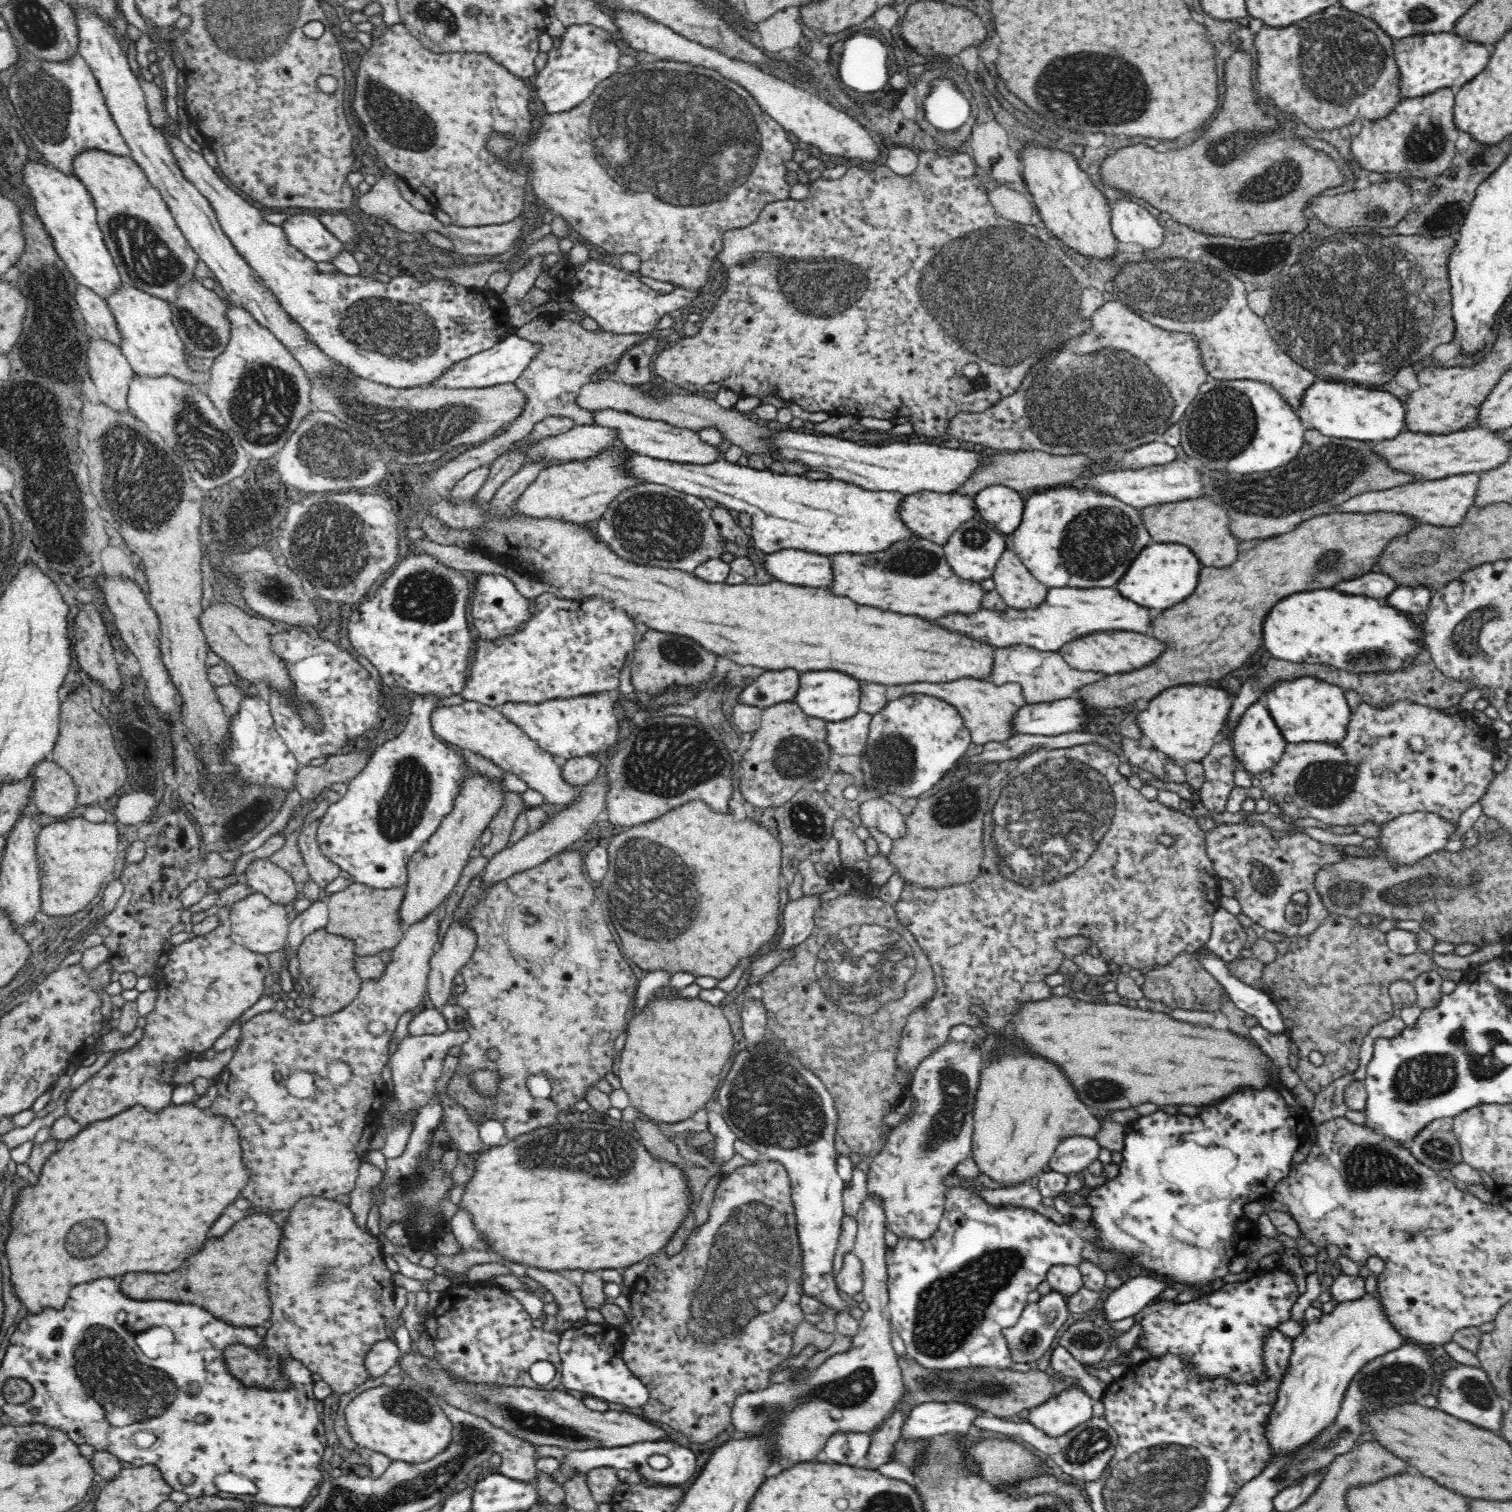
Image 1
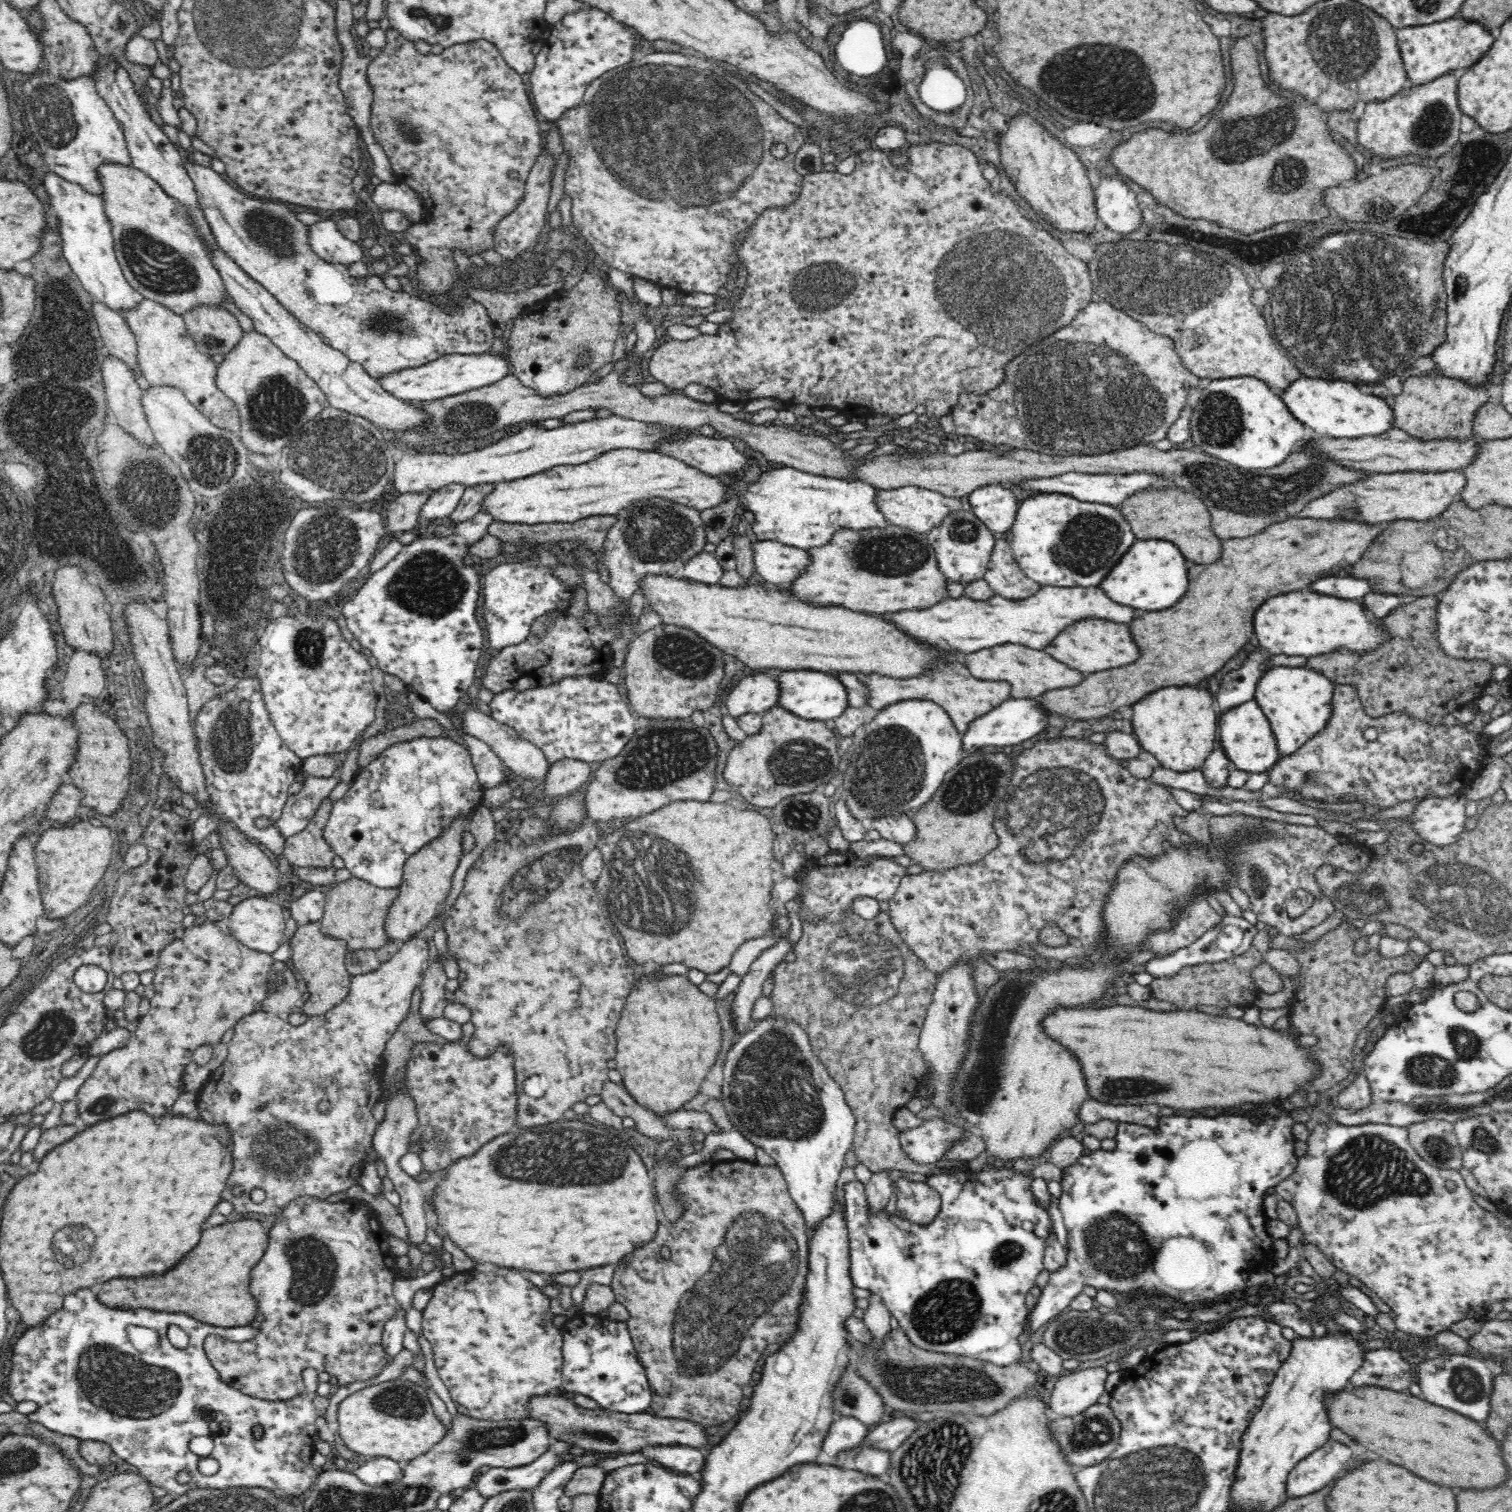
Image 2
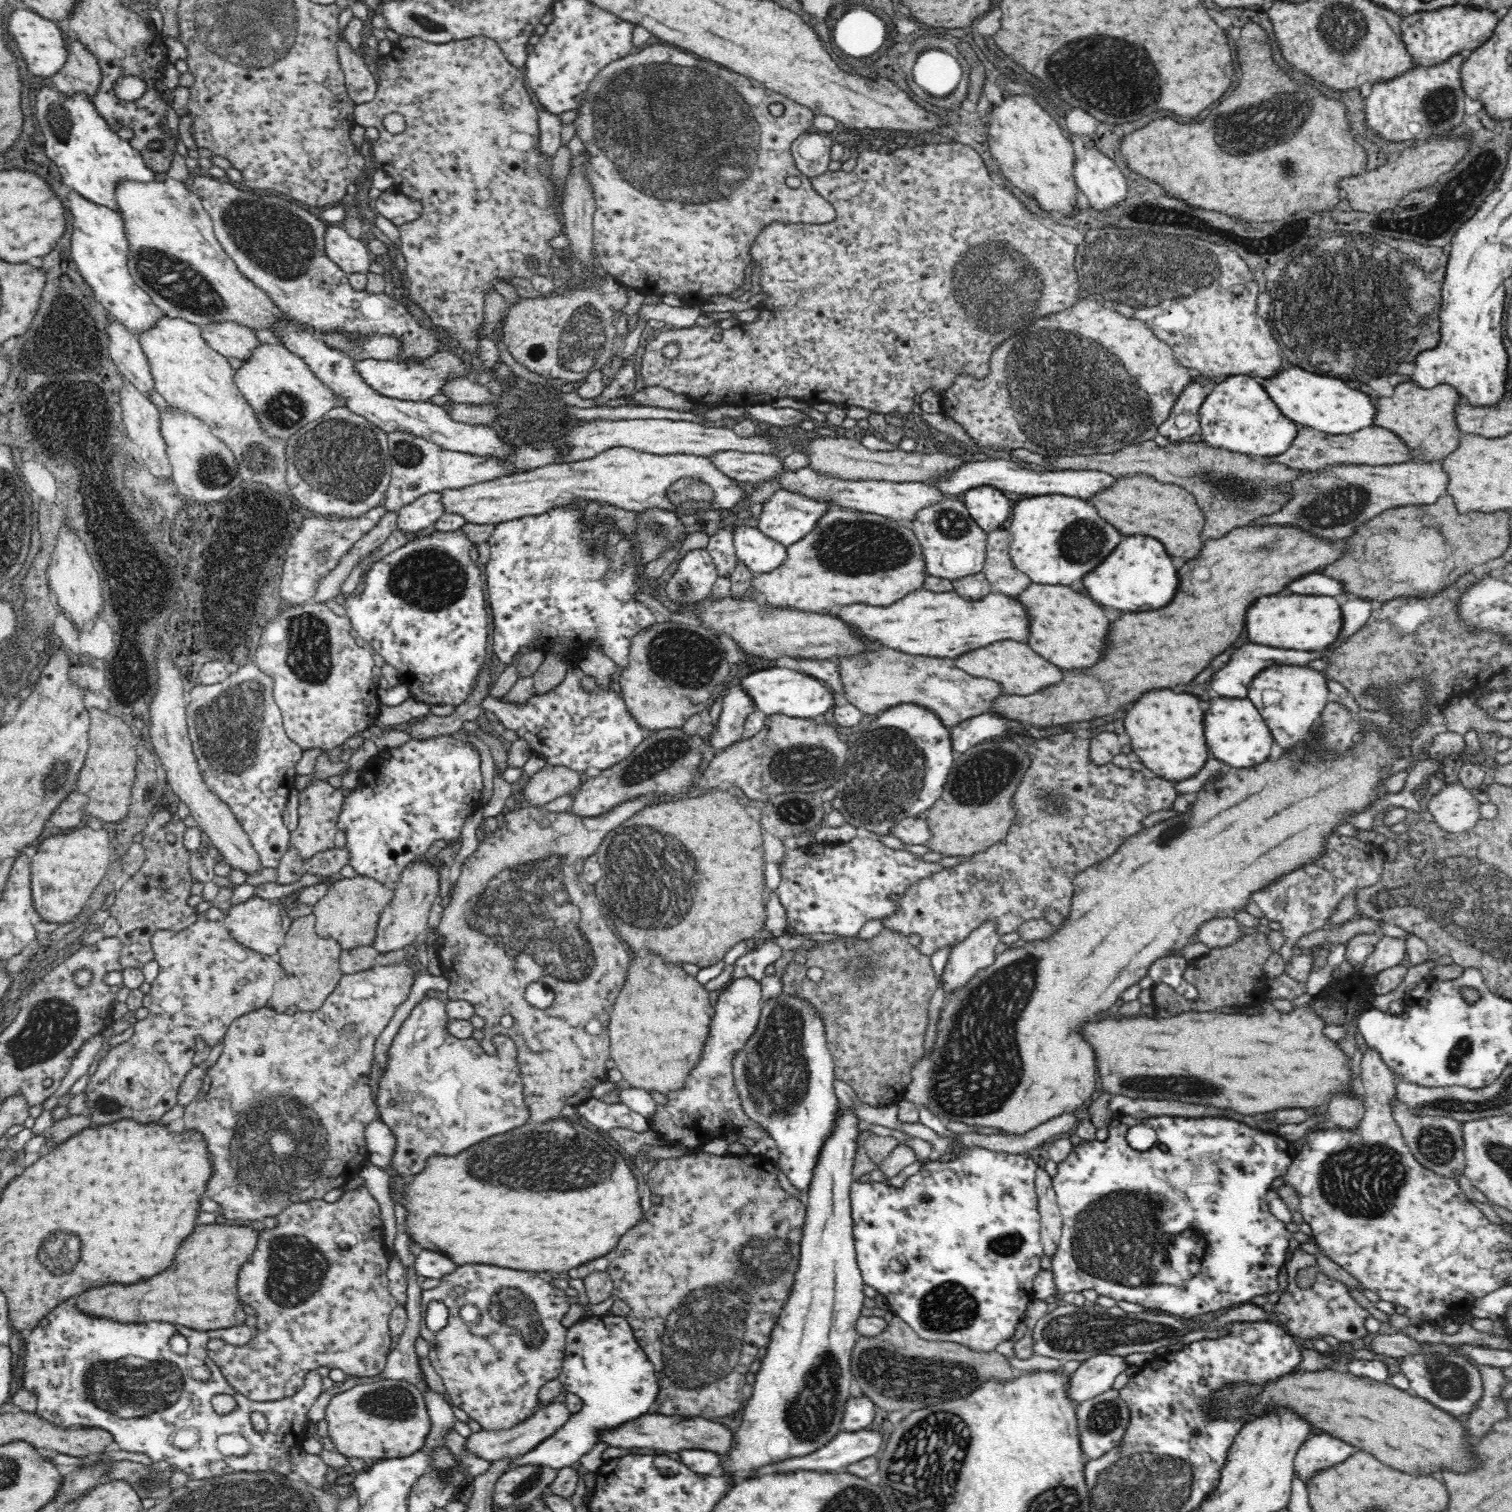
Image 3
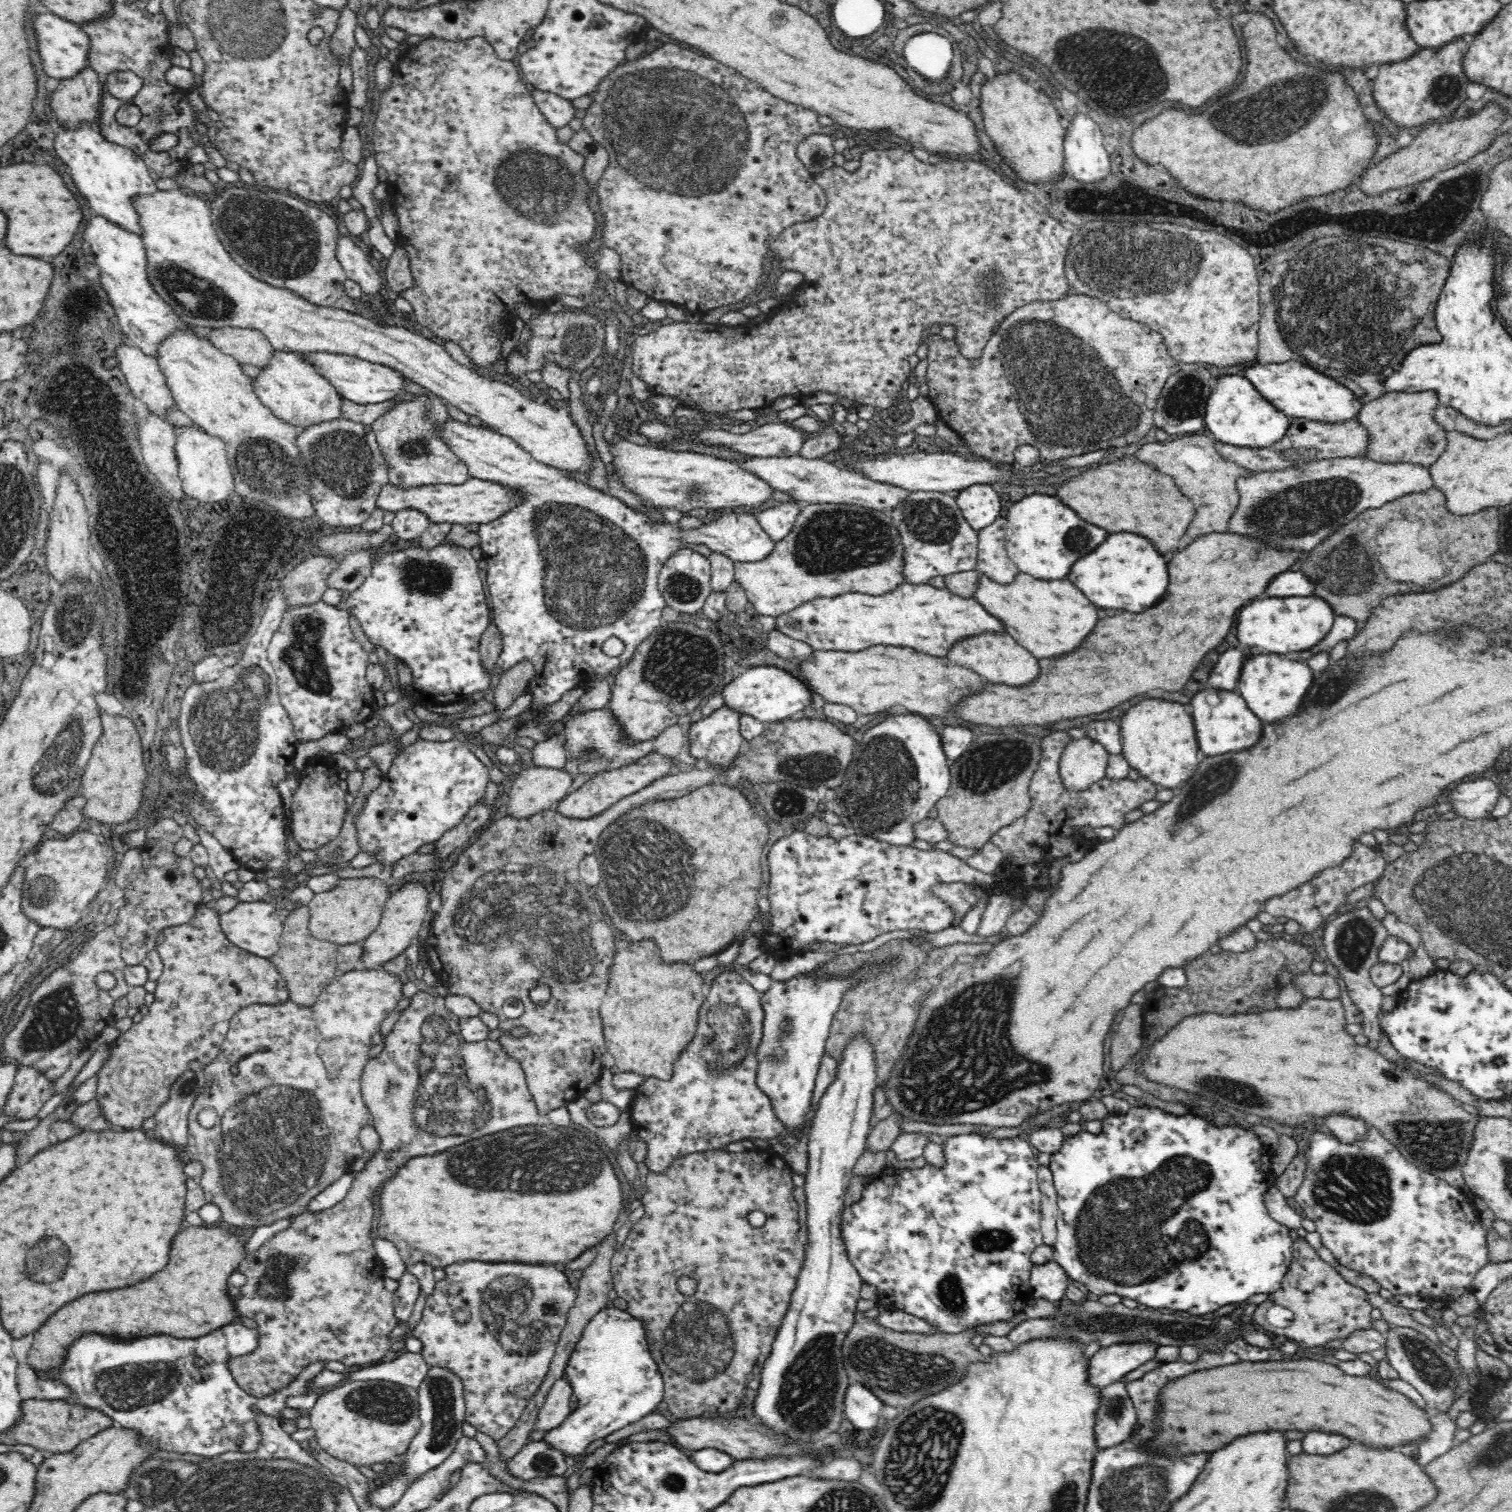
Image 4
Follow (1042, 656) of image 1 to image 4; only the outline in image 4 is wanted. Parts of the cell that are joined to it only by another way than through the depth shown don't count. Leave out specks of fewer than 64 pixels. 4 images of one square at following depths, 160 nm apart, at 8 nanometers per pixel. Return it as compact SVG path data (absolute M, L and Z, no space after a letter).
M982 631L982 634L962 638L950 646L947 657L956 664L976 672L983 680L995 684L1022 686L1036 678L1038 672L1037 658L1018 645L1006 632L1001 634L998 631Z

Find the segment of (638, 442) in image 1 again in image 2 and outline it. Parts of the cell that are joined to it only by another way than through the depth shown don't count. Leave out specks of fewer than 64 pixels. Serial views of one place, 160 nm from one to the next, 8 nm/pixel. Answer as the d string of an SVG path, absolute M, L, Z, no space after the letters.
M688 434L672 444L669 444L669 440L664 440L660 450L656 451L678 457L694 465L694 468L714 476L739 476L751 464L750 454L736 450L732 439L717 435L704 437Z

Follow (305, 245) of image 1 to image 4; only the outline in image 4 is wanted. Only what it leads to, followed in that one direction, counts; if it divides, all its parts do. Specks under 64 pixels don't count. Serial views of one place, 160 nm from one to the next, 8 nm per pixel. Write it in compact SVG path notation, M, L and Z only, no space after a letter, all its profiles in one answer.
M343 232L338 238L336 256L341 262L346 277L361 288L362 294L369 294L372 298L382 290L382 278L372 267L370 254L364 252Z

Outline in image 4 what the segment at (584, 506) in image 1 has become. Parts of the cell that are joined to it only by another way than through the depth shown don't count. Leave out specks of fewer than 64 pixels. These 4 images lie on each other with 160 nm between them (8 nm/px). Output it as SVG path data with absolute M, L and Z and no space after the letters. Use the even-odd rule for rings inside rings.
M622 440L610 446L615 472L630 492L638 494L648 506L676 508L688 512L695 508L762 510L772 504L774 487L754 471L740 467L740 463L696 454L670 452L650 444L638 445ZM469 478L462 484L425 484L402 485L390 483L383 484L378 491L376 506L384 512L400 512L402 510L417 510L425 514L429 521L434 524L448 523L458 525L468 525L472 523L485 523L493 521L508 509L511 509L519 501L519 496L511 490L505 490L503 486Z

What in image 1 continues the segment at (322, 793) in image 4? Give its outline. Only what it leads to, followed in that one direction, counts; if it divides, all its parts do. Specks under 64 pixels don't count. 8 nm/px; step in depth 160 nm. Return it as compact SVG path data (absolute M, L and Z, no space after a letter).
M312 820L306 824L297 834L295 848L301 856L301 860L306 865L310 877L321 888L325 888L330 882L340 876L341 868L336 862L330 860L330 857L322 853L320 843L318 843L319 820Z

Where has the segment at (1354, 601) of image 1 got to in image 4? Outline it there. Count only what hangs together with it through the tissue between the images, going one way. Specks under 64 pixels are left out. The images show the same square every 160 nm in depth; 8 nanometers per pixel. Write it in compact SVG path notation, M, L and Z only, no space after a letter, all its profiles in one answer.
M1306 596L1306 598L1264 598L1244 606L1236 618L1236 636L1238 642L1262 648L1290 657L1290 652L1304 652L1314 648L1332 628L1334 614L1324 600Z

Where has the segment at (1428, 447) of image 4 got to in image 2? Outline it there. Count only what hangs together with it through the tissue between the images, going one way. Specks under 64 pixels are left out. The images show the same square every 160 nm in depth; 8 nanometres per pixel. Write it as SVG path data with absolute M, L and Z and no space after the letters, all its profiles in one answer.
M1412 376L1402 381L1402 392L1392 404L1392 427L1407 432L1410 436L1430 442L1430 440L1457 440L1464 442L1473 438L1471 418L1482 403L1488 402L1488 386L1467 386L1459 380L1441 376Z

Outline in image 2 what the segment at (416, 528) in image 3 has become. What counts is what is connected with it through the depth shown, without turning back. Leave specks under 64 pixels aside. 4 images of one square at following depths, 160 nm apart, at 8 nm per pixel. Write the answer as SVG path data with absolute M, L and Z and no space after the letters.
M452 484L433 492L419 508L418 519L432 522L440 520L444 516L450 516L458 506L464 489L466 488L463 486Z

